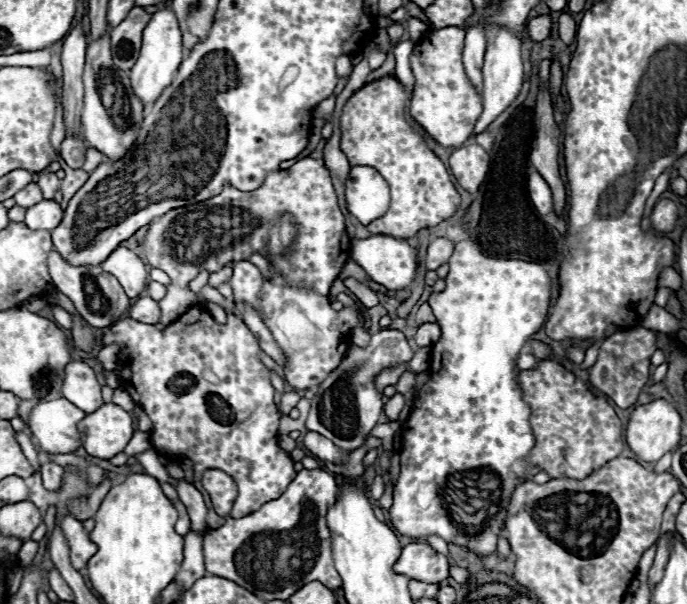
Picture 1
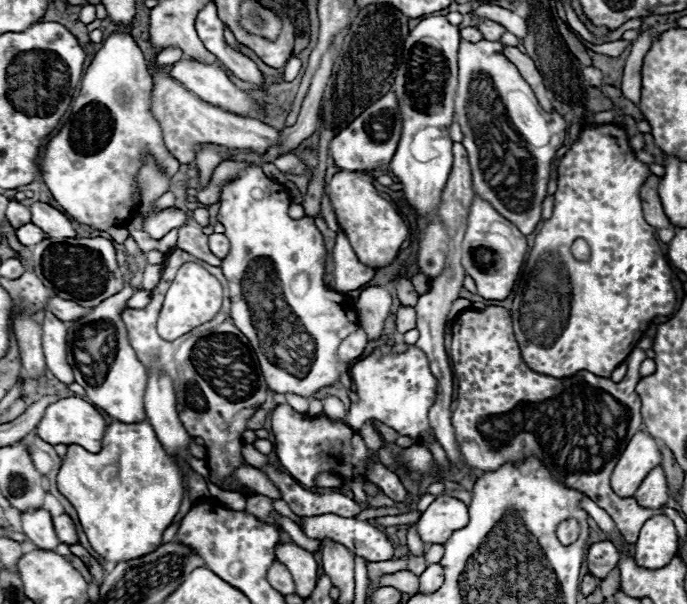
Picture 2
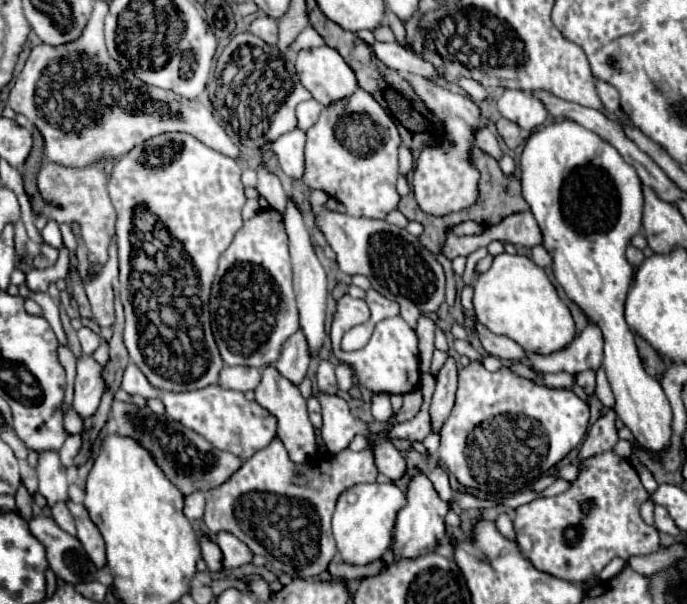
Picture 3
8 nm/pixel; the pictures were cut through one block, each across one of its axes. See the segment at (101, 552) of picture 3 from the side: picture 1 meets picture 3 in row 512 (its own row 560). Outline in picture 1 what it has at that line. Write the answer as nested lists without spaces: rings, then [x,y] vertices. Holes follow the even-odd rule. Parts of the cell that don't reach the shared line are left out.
[[[64,518],[62,530],[66,534],[66,540],[70,544],[70,560],[76,570],[82,570],[86,562],[96,554],[96,544],[92,544],[90,534],[84,530],[82,522],[76,518]]]

